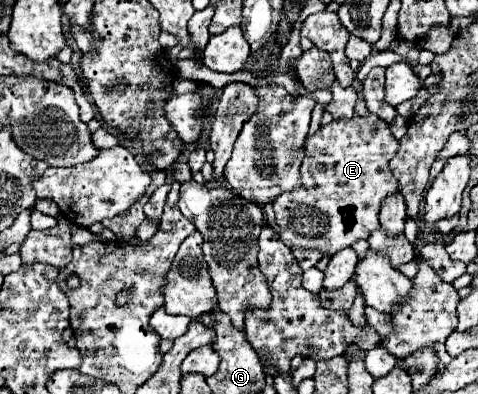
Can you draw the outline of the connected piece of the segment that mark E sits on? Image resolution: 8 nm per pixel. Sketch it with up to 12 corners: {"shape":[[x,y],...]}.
{"shape":[[373,113],[305,141],[273,201],[287,247],[325,255],[379,229],[399,141]]}

